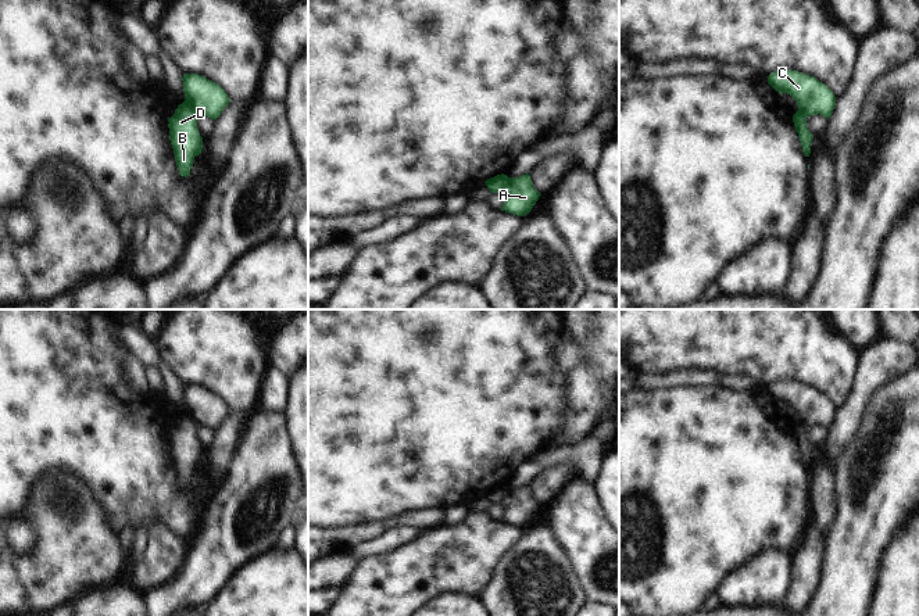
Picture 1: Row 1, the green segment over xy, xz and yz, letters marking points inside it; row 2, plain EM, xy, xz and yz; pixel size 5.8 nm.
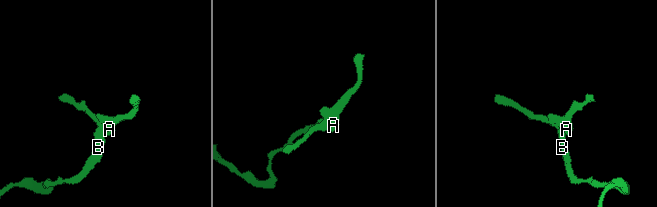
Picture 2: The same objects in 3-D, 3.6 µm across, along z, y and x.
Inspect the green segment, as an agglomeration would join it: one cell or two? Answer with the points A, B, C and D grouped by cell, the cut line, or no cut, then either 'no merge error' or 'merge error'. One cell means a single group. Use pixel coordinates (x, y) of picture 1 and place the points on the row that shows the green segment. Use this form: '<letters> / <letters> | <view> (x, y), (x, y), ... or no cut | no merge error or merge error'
A C / B D | xy (182, 103), (197, 115) | merge error

